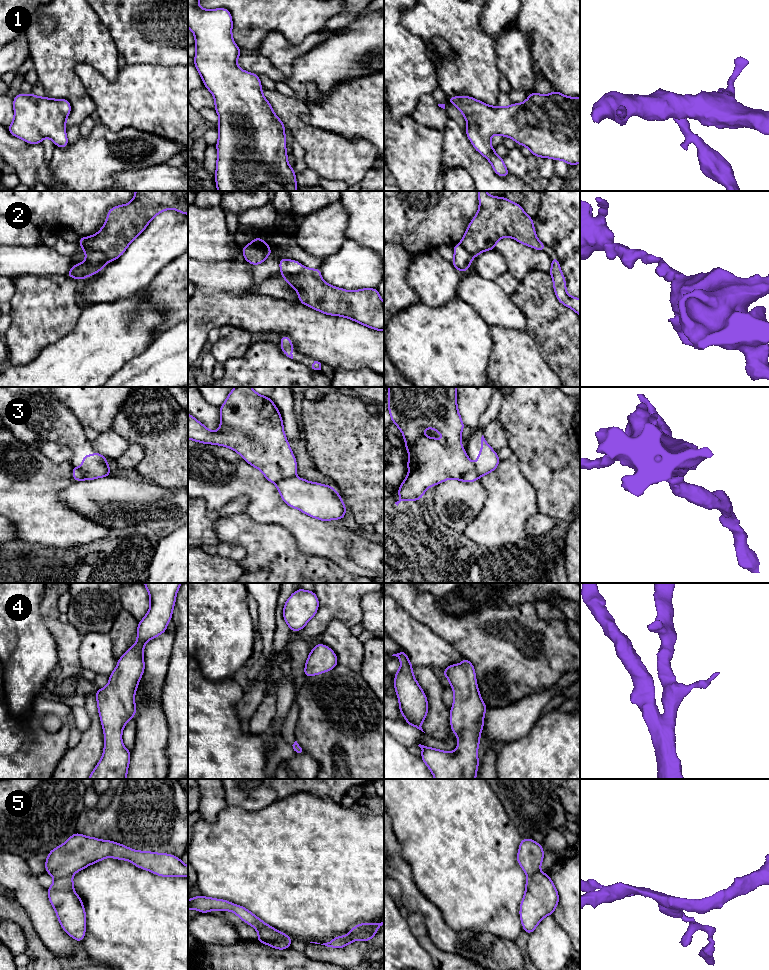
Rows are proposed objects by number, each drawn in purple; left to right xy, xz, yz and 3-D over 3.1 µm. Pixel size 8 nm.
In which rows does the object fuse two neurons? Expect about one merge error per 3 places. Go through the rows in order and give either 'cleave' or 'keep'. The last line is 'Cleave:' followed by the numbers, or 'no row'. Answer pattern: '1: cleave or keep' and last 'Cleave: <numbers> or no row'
1: keep
2: cleave
3: cleave
4: keep
5: cleave
Cleave: 2, 3, 5

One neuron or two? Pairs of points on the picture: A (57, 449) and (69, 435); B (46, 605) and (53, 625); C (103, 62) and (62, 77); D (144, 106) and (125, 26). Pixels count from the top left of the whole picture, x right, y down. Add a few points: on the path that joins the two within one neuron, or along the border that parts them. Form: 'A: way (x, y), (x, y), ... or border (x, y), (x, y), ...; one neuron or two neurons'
A: border (38, 444), (55, 441), (67, 445), (72, 459); two neurons
B: border (44, 616), (57, 618); two neurons
C: way (90, 52), (74, 52), (62, 64); one neuron
D: border (126, 63), (157, 64); two neurons

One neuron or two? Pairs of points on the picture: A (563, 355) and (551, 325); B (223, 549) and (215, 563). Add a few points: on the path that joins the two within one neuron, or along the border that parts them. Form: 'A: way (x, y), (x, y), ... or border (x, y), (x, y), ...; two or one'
A: way (563, 348), (563, 338), (558, 332); one
B: border (200, 548), (211, 555), (228, 557), (238, 563); two

